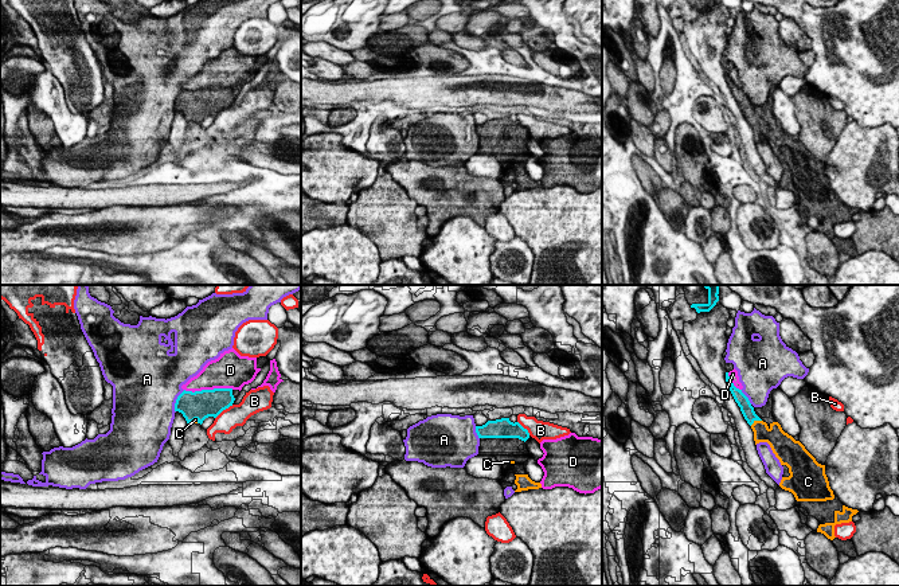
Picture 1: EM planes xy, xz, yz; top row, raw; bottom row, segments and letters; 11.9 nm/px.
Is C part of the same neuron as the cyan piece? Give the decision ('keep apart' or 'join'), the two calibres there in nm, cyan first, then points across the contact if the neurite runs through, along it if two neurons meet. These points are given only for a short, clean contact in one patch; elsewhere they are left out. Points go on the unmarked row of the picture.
join | 160/200 nm

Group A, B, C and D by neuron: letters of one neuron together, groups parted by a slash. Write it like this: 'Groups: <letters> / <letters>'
Groups: A / B / C / D

